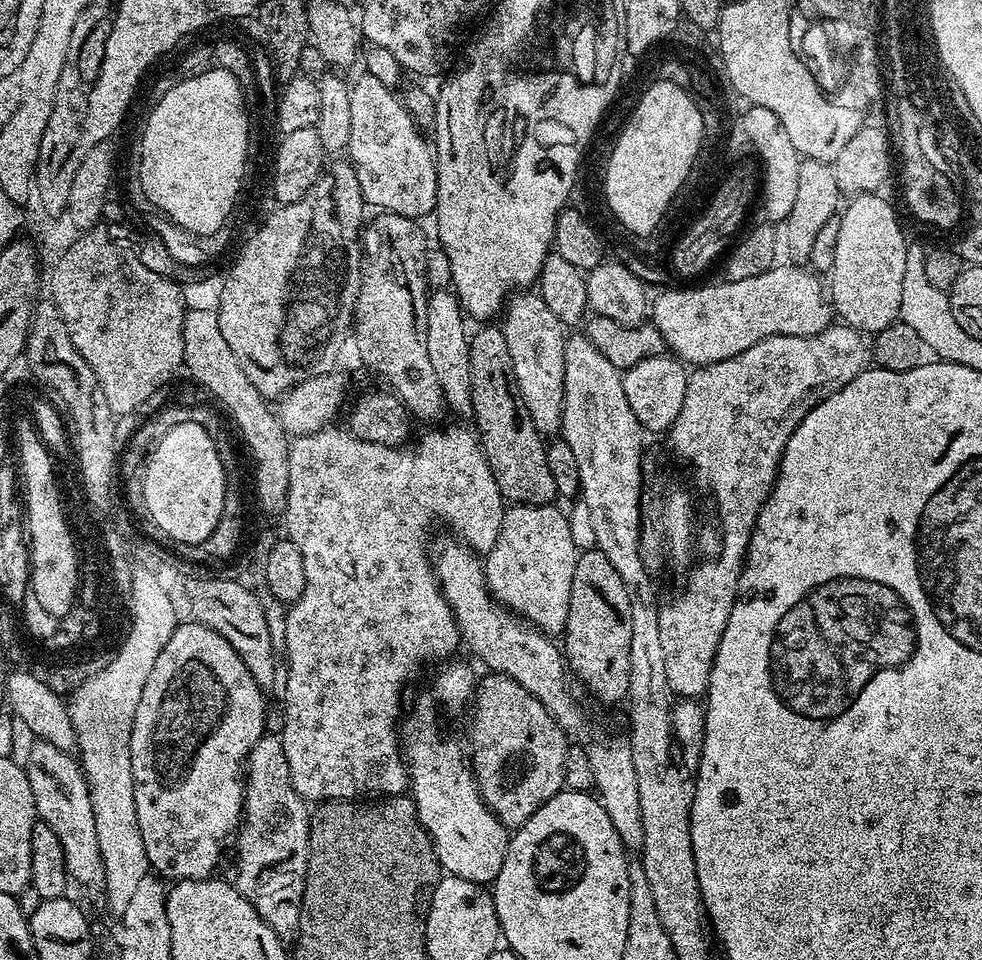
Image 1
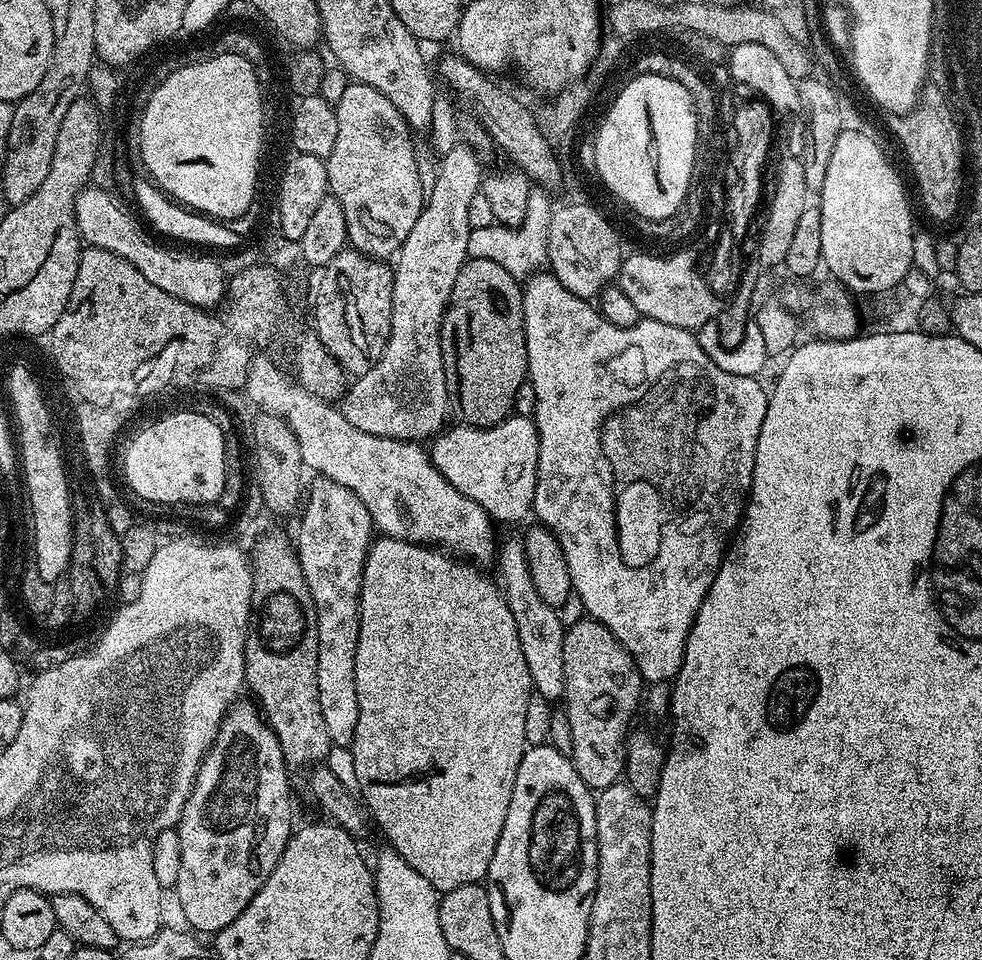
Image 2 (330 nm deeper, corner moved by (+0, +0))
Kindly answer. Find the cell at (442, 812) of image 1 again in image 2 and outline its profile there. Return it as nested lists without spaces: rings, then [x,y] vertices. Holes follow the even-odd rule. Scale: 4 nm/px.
[[[377,535],[368,548],[362,570],[360,633],[354,658],[354,678],[358,690],[358,726],[350,745],[352,772],[356,775],[355,787],[375,827],[377,824],[384,831],[383,839],[440,894],[458,886],[481,883],[488,875],[490,858],[494,858],[494,846],[498,846],[498,838],[506,822],[506,810],[510,806],[518,766],[529,747],[526,706],[534,694],[530,670],[522,654],[522,642],[518,642],[518,626],[514,626],[514,614],[510,614],[510,606],[506,606],[504,593],[497,581],[493,577],[491,580],[475,563],[465,562],[439,547]]]

